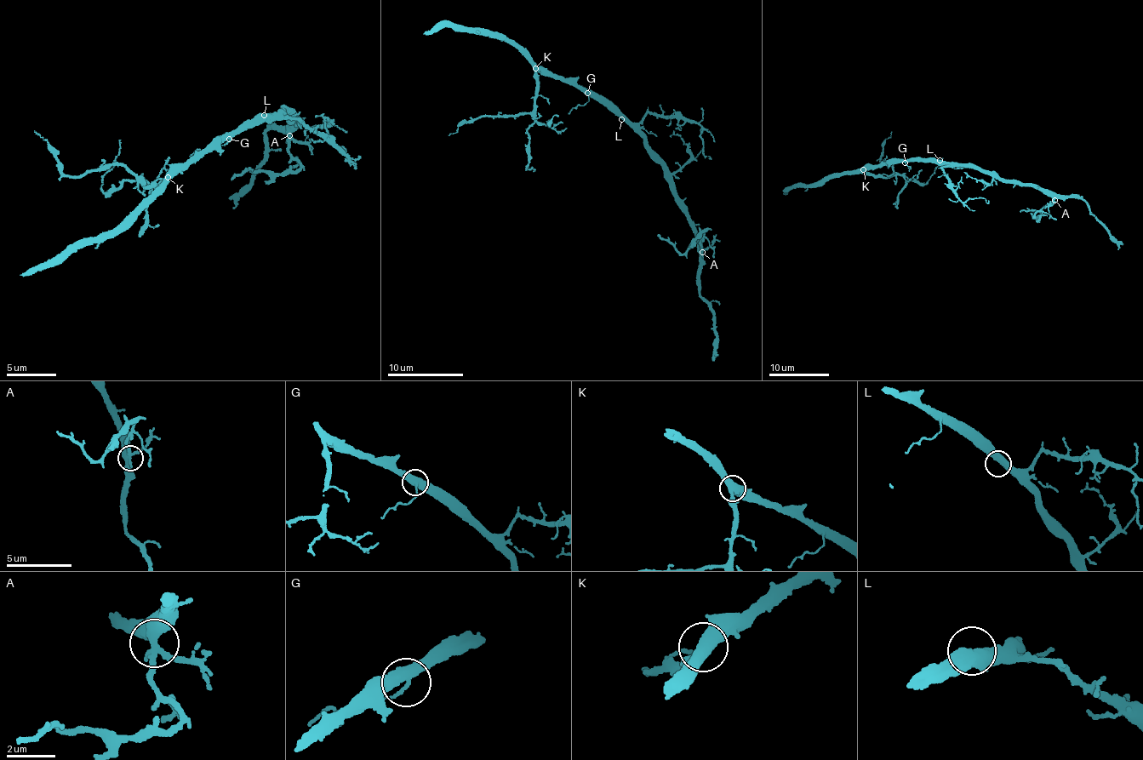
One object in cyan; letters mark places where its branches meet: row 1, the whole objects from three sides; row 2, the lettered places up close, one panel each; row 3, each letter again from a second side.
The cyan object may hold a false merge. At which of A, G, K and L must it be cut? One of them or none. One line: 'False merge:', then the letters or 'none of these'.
False merge: none of these

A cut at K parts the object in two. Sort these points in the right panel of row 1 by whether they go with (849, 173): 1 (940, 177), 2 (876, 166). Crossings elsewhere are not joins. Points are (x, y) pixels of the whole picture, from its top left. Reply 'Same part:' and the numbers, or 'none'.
Same part: 1, 2

